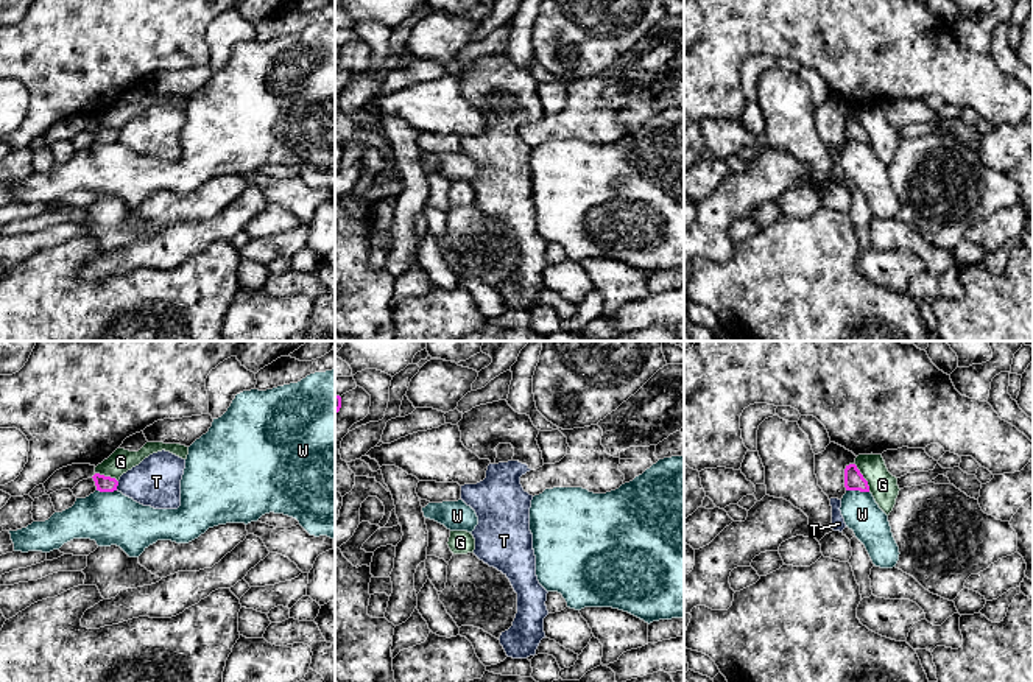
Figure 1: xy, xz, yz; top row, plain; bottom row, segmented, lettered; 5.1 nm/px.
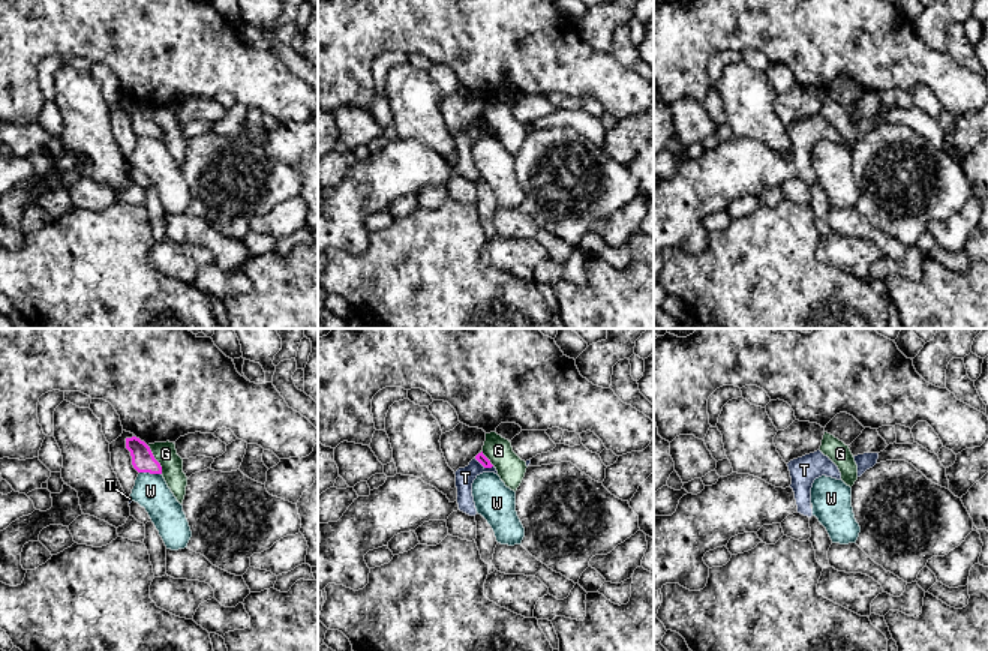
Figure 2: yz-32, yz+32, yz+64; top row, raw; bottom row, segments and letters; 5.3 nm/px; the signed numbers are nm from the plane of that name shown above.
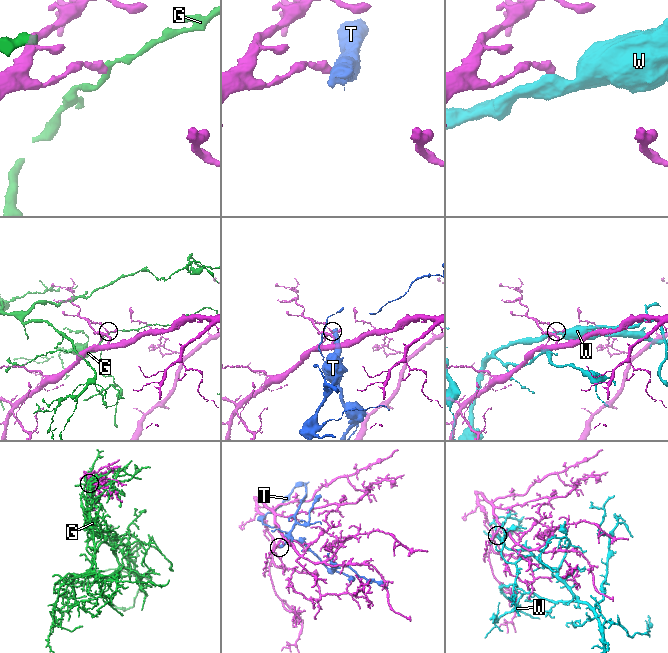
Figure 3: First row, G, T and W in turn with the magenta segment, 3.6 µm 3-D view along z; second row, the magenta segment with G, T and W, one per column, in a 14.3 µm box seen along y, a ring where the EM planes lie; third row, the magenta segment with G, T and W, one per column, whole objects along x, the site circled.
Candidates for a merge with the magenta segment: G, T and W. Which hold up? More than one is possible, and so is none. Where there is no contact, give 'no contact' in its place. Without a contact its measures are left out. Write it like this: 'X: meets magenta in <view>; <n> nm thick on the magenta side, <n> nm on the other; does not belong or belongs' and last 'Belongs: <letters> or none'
G: meets magenta in yz; 100 nm thick on the magenta side, 140 nm on the other; does not belong
T: meets magenta in xy; 80 nm thick on the magenta side, 260 nm on the other; does not belong
W: meets magenta in yz; 100 nm thick on the magenta side, 190 nm on the other; does not belong
Belongs: none

